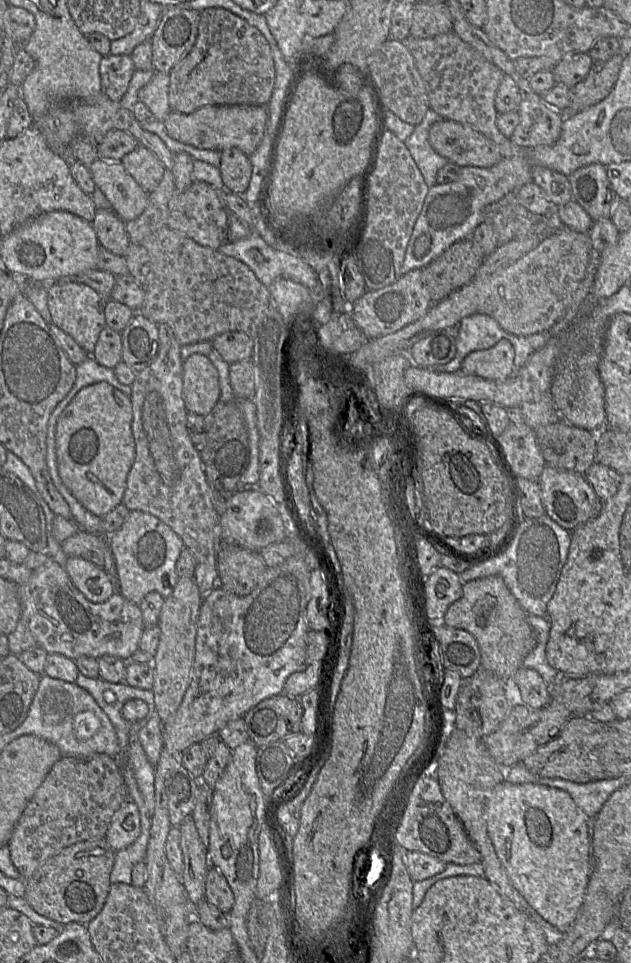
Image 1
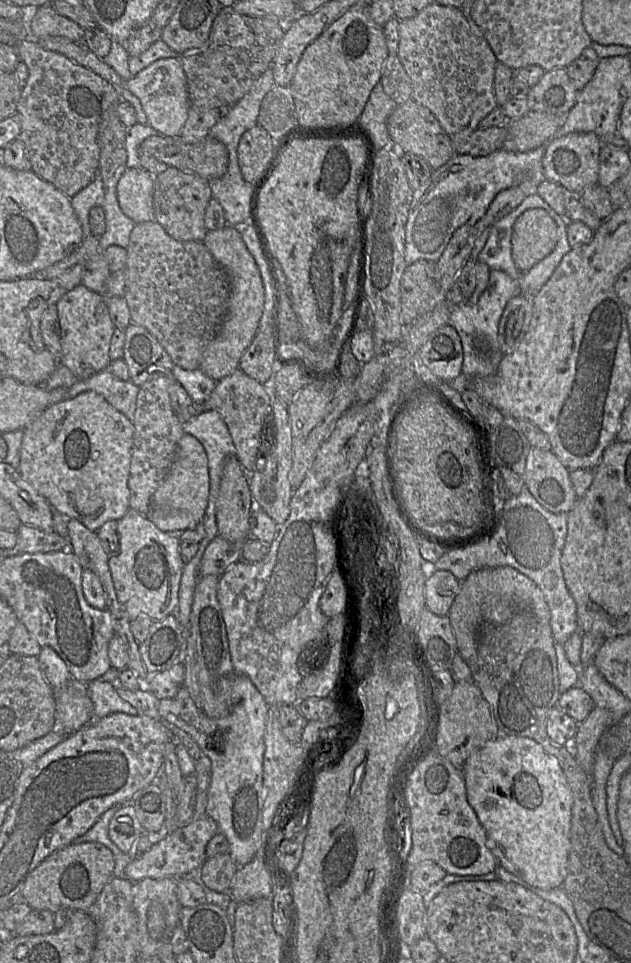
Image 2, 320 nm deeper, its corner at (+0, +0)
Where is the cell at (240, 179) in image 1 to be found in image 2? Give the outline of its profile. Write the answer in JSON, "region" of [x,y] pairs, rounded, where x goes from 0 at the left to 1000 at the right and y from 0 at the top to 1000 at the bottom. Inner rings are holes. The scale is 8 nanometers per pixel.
{"region":[[[409,129],[387,137],[377,150],[376,162],[384,184],[390,189],[407,191],[425,183],[437,147]]]}

